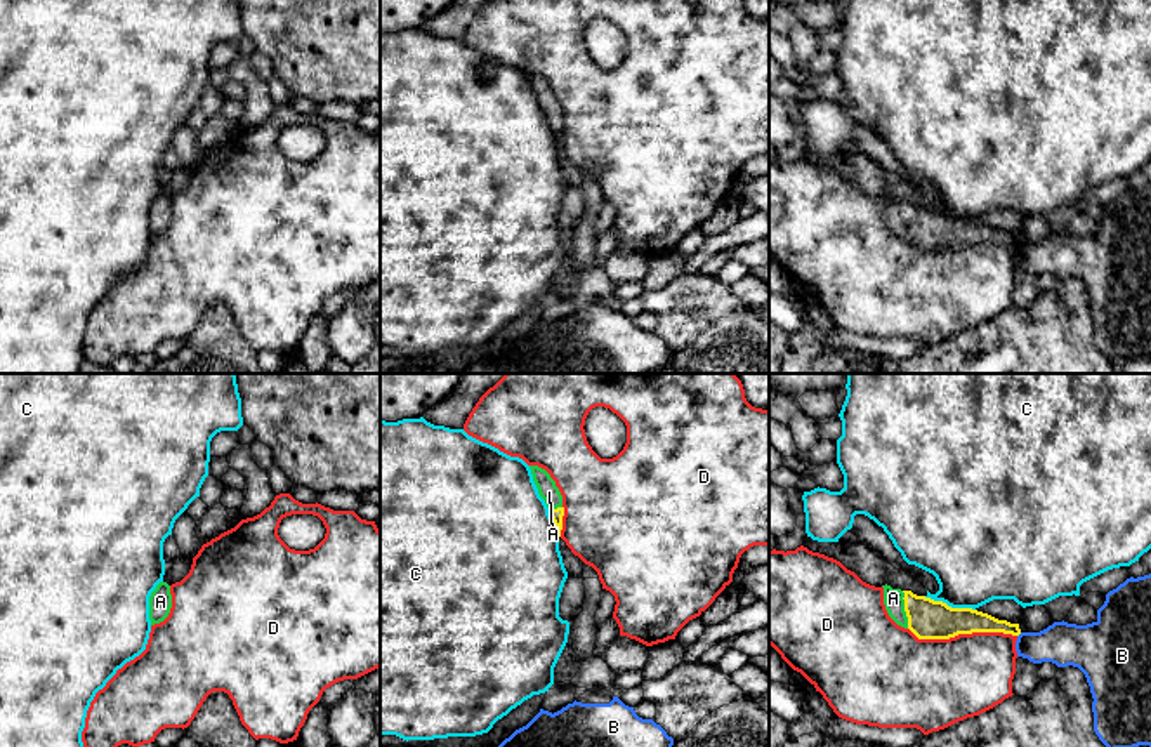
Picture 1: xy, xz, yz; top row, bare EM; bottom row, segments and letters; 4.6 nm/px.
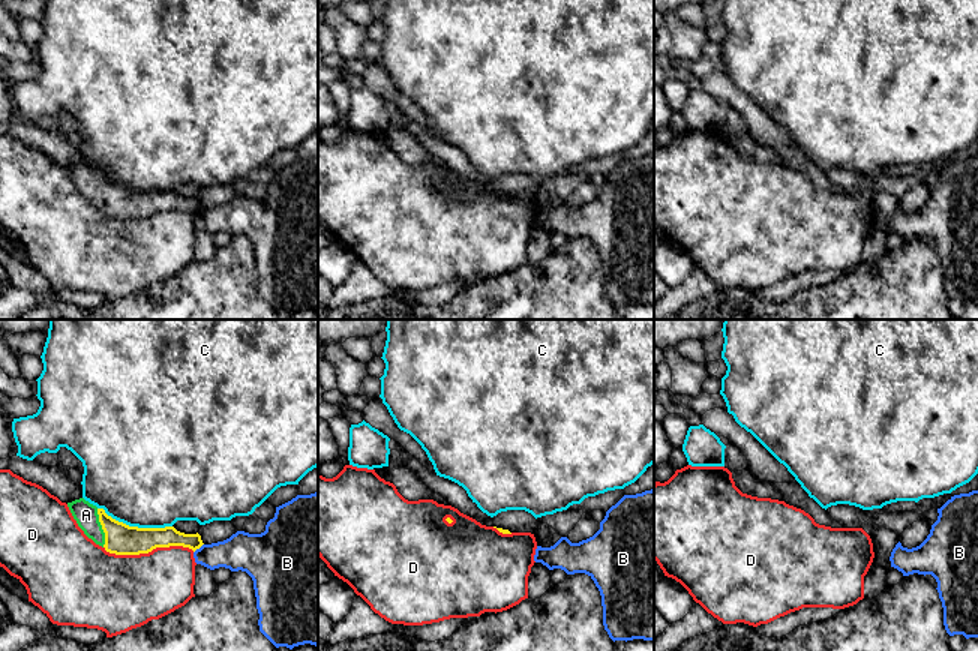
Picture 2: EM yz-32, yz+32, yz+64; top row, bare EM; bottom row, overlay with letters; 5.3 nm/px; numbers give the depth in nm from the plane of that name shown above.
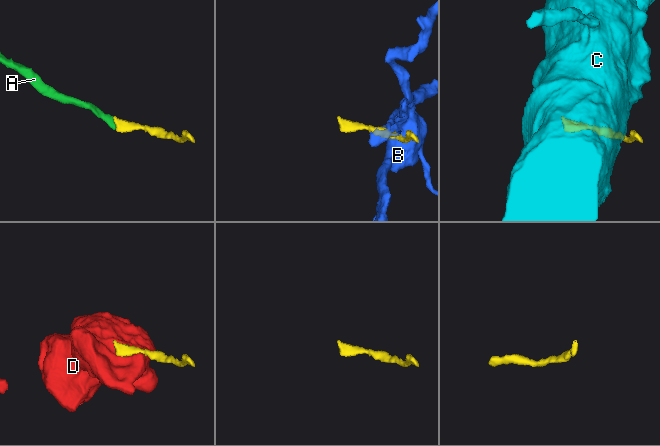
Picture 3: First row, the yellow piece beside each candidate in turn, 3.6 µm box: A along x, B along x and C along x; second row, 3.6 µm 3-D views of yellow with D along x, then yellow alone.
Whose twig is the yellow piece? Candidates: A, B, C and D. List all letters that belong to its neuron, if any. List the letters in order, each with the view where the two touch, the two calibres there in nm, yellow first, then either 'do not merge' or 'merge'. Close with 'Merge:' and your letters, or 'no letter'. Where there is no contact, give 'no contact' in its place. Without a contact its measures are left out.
A: contact in yz; calibres 190 and 100 nm; merge
B: no contact; do not merge
C: contact in yz; calibres 190 and 400 nm; do not merge
D: contact in yz; calibres 190 and 400 nm; do not merge
Merge: A

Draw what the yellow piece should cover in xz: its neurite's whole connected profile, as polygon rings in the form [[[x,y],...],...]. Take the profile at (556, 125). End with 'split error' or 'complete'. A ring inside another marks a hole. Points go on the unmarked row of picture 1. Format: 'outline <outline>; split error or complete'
outline [[[529,76],[529,80],[533,85],[533,92],[538,99],[538,104],[549,118],[549,125],[556,136],[557,146],[561,148],[562,127],[564,127],[562,106],[556,97],[556,92],[550,89],[550,85],[545,80],[538,76]]]; split error

